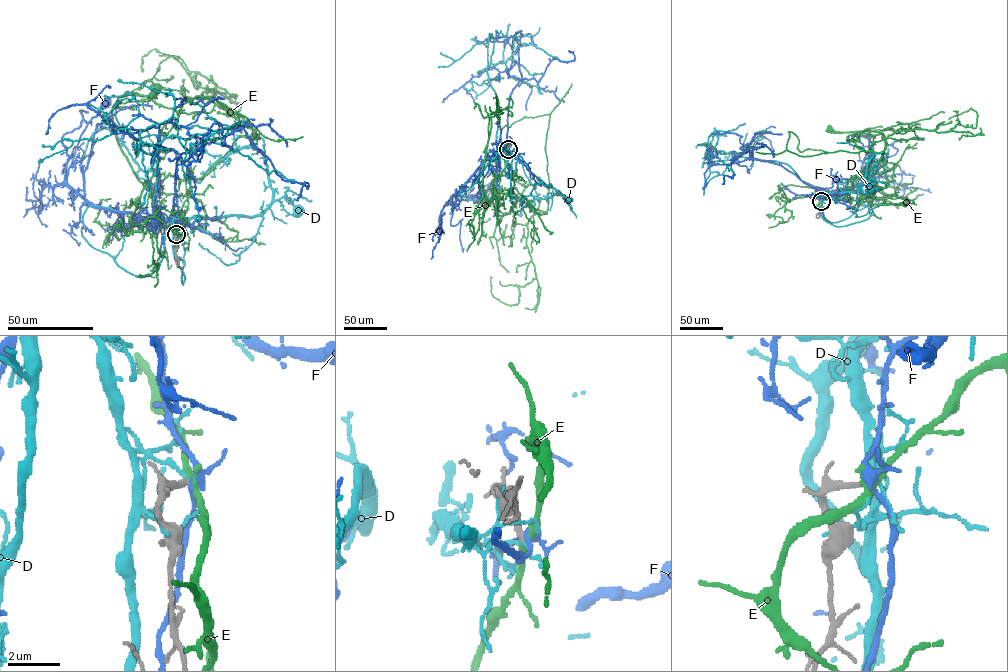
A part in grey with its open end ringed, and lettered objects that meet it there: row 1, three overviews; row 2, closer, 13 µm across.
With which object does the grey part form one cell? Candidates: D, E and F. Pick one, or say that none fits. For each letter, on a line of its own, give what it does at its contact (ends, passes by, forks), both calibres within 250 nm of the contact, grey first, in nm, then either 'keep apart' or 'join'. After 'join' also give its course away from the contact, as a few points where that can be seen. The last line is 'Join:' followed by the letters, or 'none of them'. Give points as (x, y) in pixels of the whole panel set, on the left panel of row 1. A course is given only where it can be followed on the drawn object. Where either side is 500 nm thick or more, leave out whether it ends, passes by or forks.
D: it passes by; 220 nm thick on the grey side, 140 nm on the other; keep apart
E: it forks there; 220 nm thick on the grey side, 200 nm on the other; keep apart
F: it forks there; 240 nm thick on the grey side, 260 nm on the other; keep apart
Join: none of them

